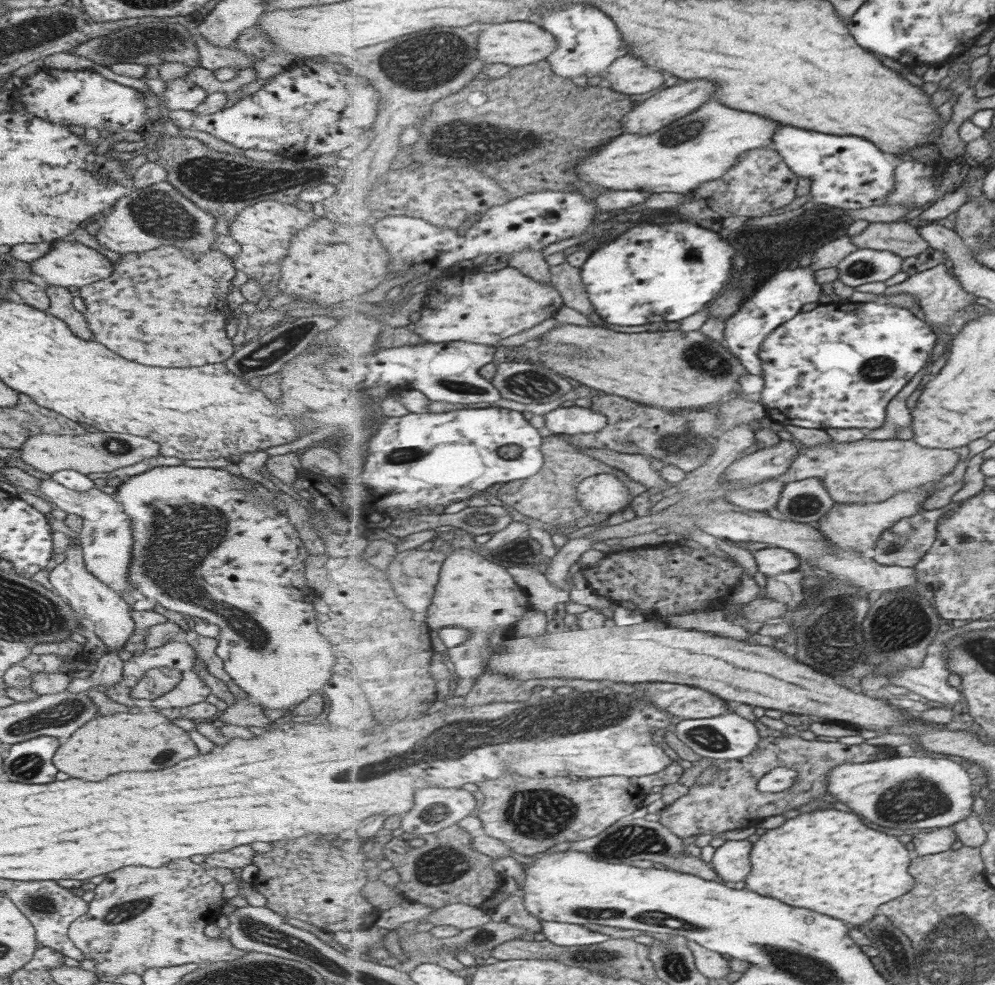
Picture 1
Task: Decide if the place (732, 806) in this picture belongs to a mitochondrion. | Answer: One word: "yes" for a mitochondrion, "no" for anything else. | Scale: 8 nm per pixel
no

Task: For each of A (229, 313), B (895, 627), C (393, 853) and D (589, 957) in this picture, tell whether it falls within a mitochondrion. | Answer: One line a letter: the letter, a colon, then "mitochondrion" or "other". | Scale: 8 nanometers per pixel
A: other
B: mitochondrion
C: other
D: mitochondrion

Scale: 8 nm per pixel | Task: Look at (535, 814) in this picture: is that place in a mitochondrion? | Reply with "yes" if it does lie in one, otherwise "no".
yes

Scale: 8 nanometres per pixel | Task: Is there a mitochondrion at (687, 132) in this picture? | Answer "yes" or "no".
yes

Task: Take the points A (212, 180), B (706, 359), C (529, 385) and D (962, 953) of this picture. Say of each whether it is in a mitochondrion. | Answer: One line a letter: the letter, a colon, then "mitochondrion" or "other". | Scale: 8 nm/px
A: mitochondrion
B: mitochondrion
C: mitochondrion
D: mitochondrion

